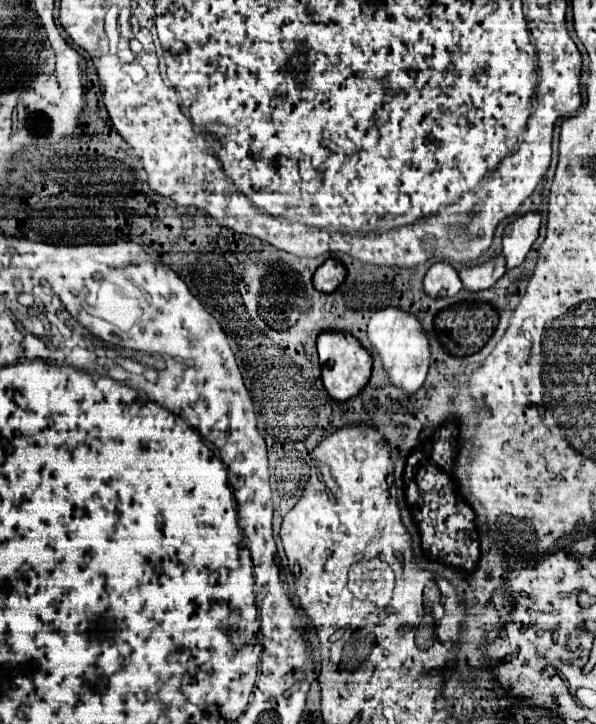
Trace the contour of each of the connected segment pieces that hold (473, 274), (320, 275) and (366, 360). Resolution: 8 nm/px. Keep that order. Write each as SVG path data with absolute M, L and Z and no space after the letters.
M498 256L496 260L490 260L486 264L462 268L460 270L460 280L464 284L464 290L468 290L468 292L482 292L482 290L492 288L498 282L498 278L502 278L504 272L506 272L504 258Z
M330 258L314 272L312 282L314 282L314 288L318 288L320 292L334 292L344 278L346 278L344 264L340 260Z
M340 332L320 334L318 354L320 354L320 368L322 368L322 384L334 402L346 402L358 396L362 386L368 384L370 370L372 370L372 358L368 350L364 350L352 336L340 334Z

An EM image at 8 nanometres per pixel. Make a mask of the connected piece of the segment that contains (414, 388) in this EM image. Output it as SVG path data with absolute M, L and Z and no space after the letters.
M384 308L370 318L368 340L376 348L390 384L394 388L400 388L408 396L418 392L418 388L424 384L428 366L430 366L428 340L426 340L426 334L424 334L420 322L414 316L410 316L398 308Z

